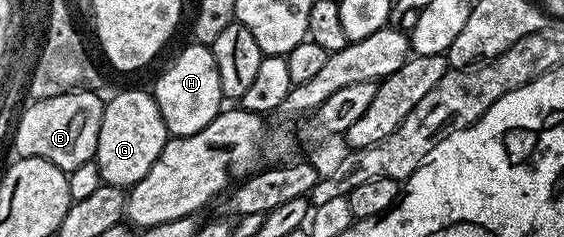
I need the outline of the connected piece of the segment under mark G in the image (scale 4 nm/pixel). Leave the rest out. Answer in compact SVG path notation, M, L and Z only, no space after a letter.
M150 90L147 91L123 91L120 95L115 95L110 100L106 100L101 117L101 133L97 141L94 163L99 167L99 172L103 178L104 184L109 187L121 187L130 189L135 186L145 173L157 161L161 149L166 145L169 138L169 132L165 121L161 117L161 109L155 103L155 96Z

